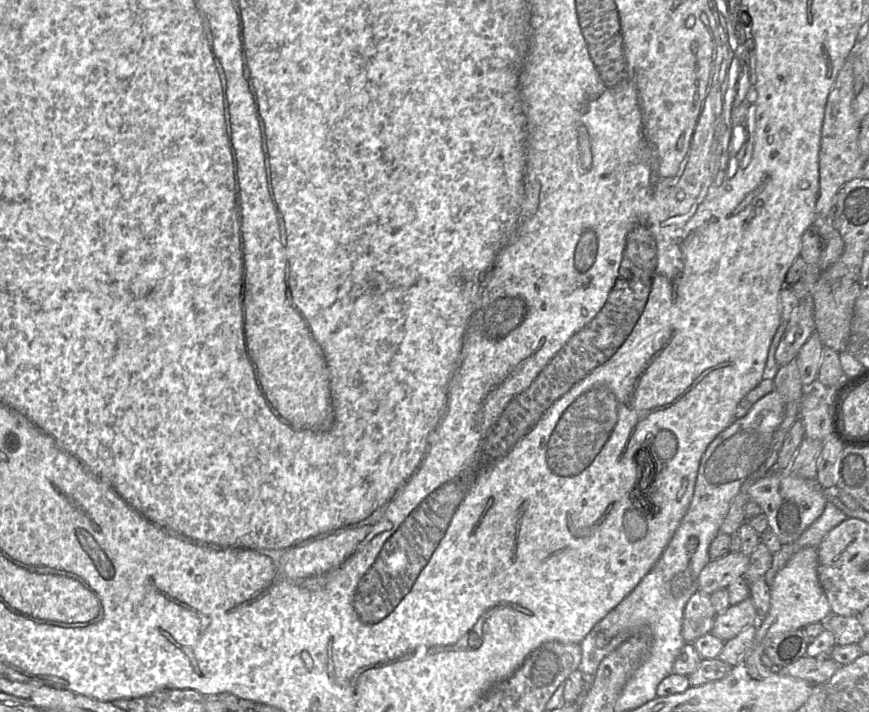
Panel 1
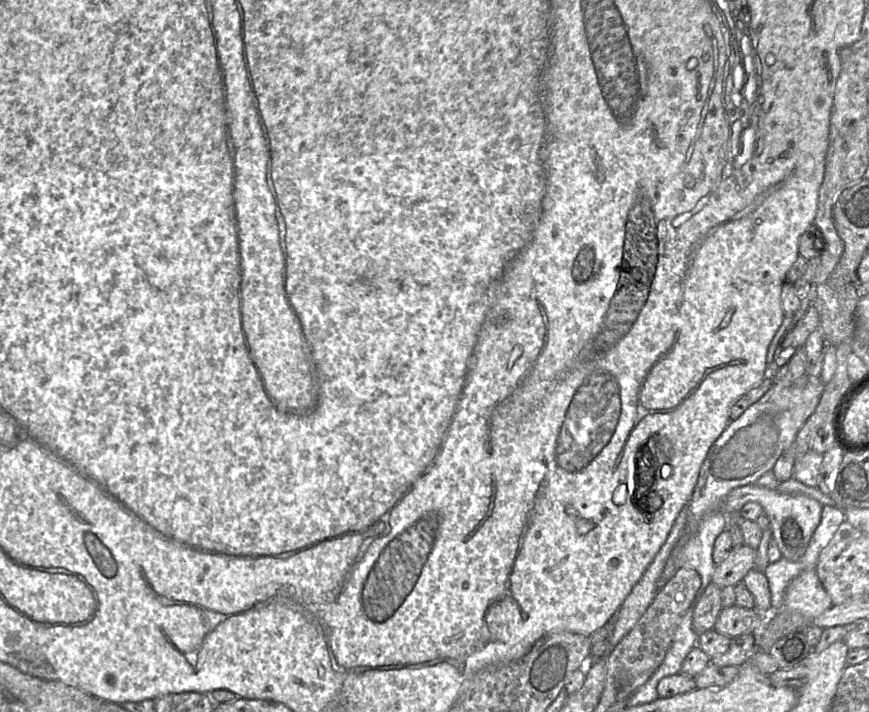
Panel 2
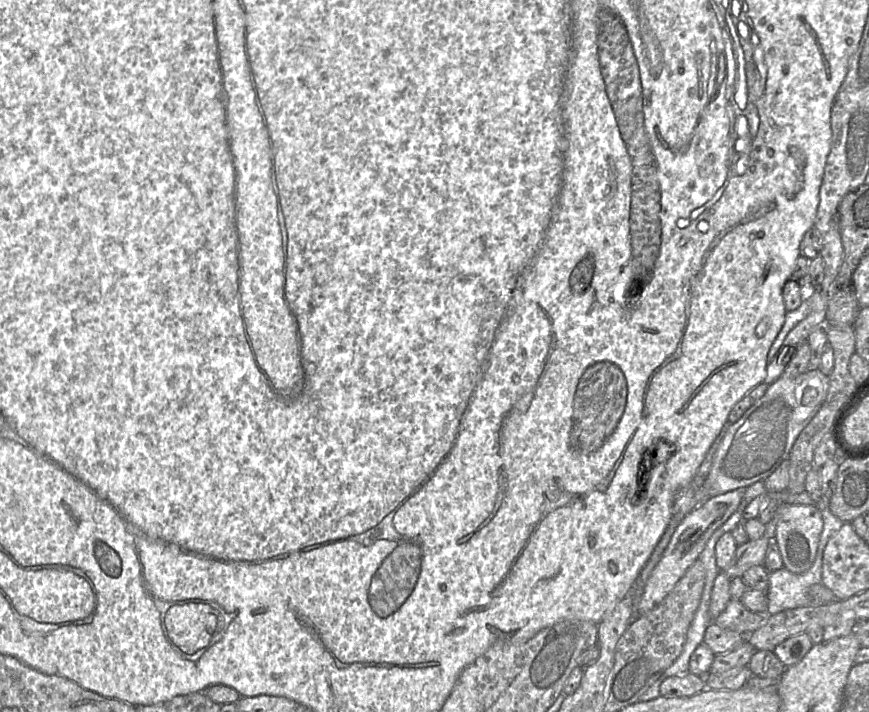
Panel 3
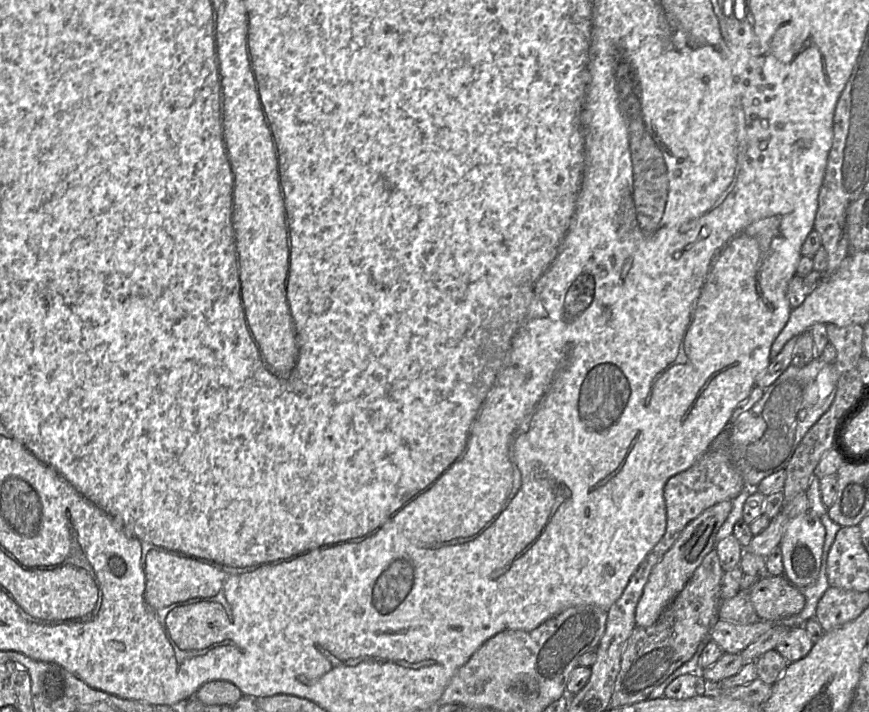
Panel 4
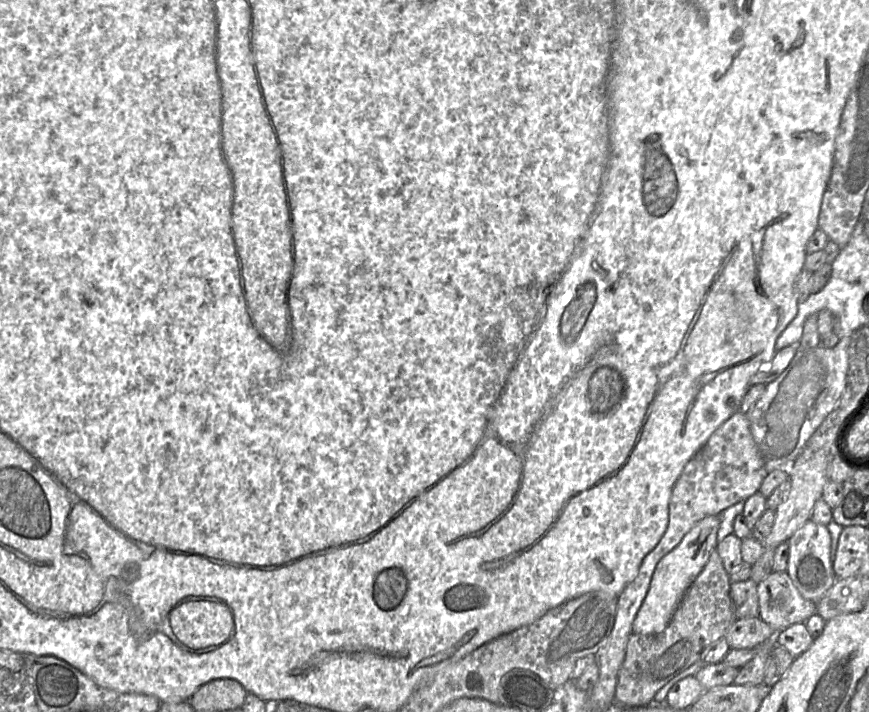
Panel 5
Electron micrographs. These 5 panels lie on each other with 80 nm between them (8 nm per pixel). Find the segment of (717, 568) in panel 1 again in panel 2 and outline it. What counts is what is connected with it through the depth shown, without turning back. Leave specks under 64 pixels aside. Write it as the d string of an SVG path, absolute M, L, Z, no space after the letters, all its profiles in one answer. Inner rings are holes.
M743 544L733 548L725 559L716 566L712 583L721 589L735 586L754 568L756 550Z

